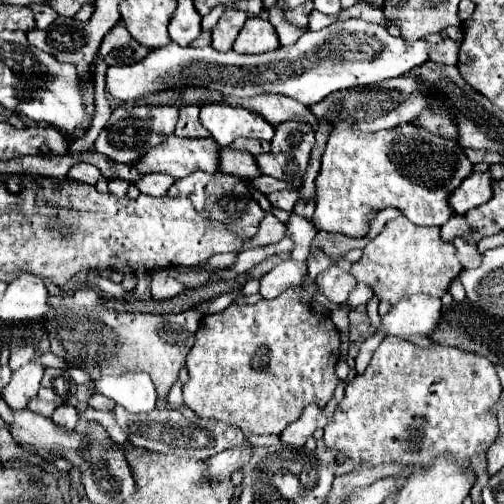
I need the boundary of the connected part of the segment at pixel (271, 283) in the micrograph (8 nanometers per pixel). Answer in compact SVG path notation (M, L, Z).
M287 259L273 267L269 273L265 273L259 283L259 293L265 299L275 299L279 297L287 287L295 287L303 283L303 275L307 273L305 263L297 263L293 259Z

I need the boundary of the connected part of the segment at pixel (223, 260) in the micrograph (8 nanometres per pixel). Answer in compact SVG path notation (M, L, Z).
M217 253L213 257L209 257L207 263L203 263L199 269L211 269L211 271L217 271L217 269L227 269L231 263L235 261L235 253Z

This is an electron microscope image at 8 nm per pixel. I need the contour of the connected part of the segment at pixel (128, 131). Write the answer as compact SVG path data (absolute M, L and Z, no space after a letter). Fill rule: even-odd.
M119 105L113 109L111 119L99 133L95 141L95 151L111 157L119 163L135 163L139 161L149 149L167 141L169 135L175 131L175 123L179 117L177 107L137 107L137 105Z

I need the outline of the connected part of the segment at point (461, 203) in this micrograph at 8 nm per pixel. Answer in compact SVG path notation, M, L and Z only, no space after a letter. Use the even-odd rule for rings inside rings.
M489 171L485 173L471 173L469 177L463 179L463 183L453 191L453 195L449 195L449 207L453 209L453 213L463 215L469 209L475 209L479 205L483 205L485 201L491 199L491 175Z

